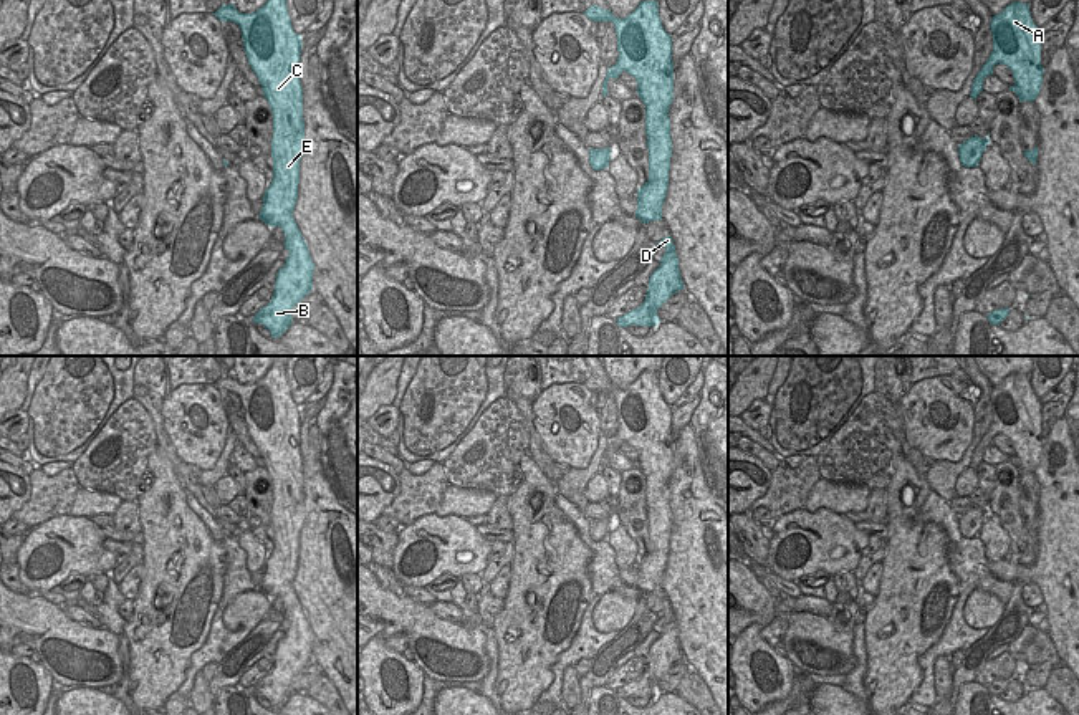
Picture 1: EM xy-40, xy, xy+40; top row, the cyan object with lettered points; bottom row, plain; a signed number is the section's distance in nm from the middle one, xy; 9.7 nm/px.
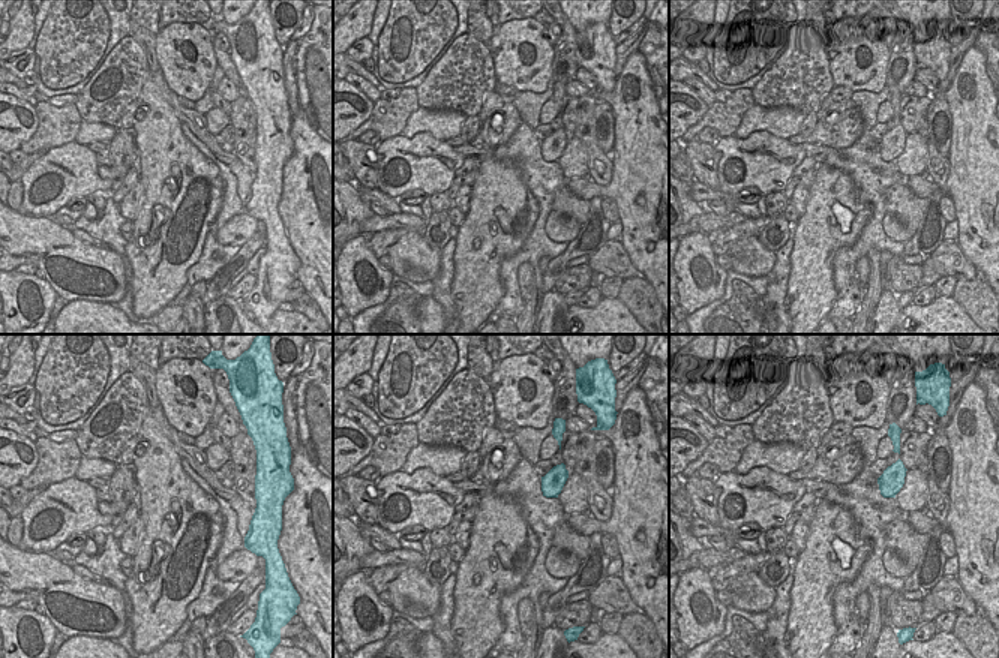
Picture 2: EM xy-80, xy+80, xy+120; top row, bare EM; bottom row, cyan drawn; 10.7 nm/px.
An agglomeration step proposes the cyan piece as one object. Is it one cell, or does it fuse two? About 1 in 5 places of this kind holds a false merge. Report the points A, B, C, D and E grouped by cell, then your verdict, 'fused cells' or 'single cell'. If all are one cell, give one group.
groups A B C D E; single cell

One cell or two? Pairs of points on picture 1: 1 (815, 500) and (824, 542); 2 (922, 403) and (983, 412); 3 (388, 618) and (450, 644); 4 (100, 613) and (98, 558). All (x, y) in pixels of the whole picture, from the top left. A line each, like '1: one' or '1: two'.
1: two
2: two
3: one
4: two

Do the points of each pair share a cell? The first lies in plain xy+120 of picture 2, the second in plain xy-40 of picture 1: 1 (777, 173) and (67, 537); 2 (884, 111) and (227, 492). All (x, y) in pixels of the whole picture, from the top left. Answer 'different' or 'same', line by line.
1: same
2: same

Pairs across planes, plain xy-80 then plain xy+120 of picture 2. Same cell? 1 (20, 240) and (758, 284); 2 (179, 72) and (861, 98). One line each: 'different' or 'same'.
1: different
2: different

